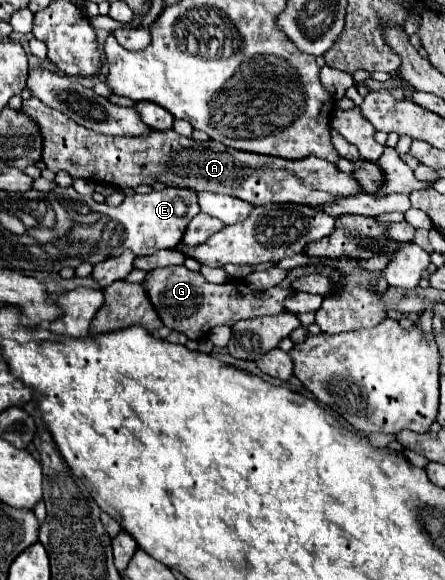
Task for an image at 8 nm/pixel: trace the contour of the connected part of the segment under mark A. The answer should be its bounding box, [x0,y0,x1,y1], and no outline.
[22,96,360,206]

